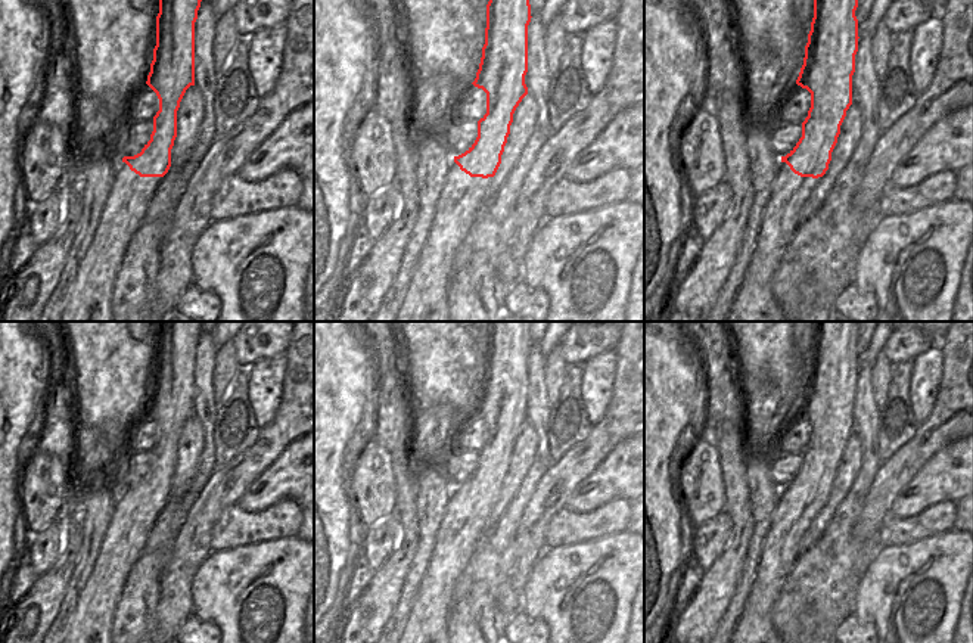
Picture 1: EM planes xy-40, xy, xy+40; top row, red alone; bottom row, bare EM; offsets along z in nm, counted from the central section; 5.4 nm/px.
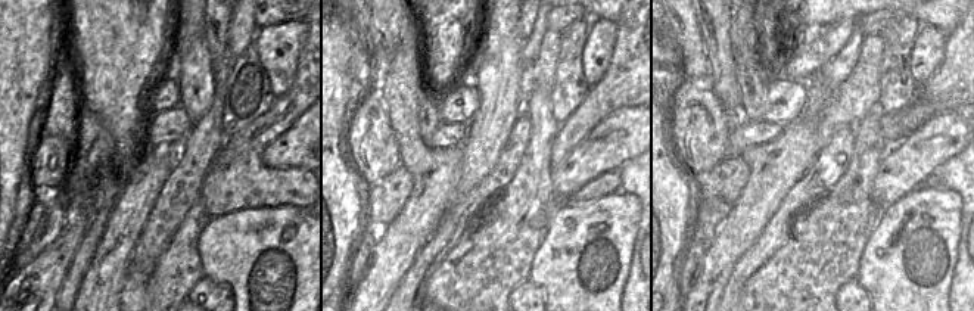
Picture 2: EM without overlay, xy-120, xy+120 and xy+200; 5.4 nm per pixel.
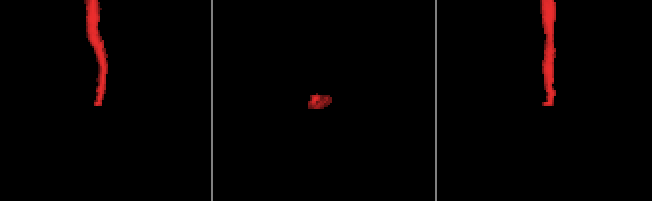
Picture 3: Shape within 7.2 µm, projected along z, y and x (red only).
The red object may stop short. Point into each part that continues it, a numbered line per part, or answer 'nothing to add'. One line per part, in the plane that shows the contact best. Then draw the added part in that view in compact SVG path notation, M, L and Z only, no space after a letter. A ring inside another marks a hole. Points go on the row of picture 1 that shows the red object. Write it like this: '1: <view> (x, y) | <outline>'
1: xy-40 (90, 300) | M125 162L118 164L112 190L106 199L94 237L77 270L60 322L112 322L112 291L124 252L144 220L150 199L162 177L140 177Z

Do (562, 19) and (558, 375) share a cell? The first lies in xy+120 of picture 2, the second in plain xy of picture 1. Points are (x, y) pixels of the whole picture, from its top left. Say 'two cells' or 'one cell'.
two cells

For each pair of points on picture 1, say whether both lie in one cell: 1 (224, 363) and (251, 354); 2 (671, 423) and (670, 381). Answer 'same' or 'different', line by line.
1: different
2: same

